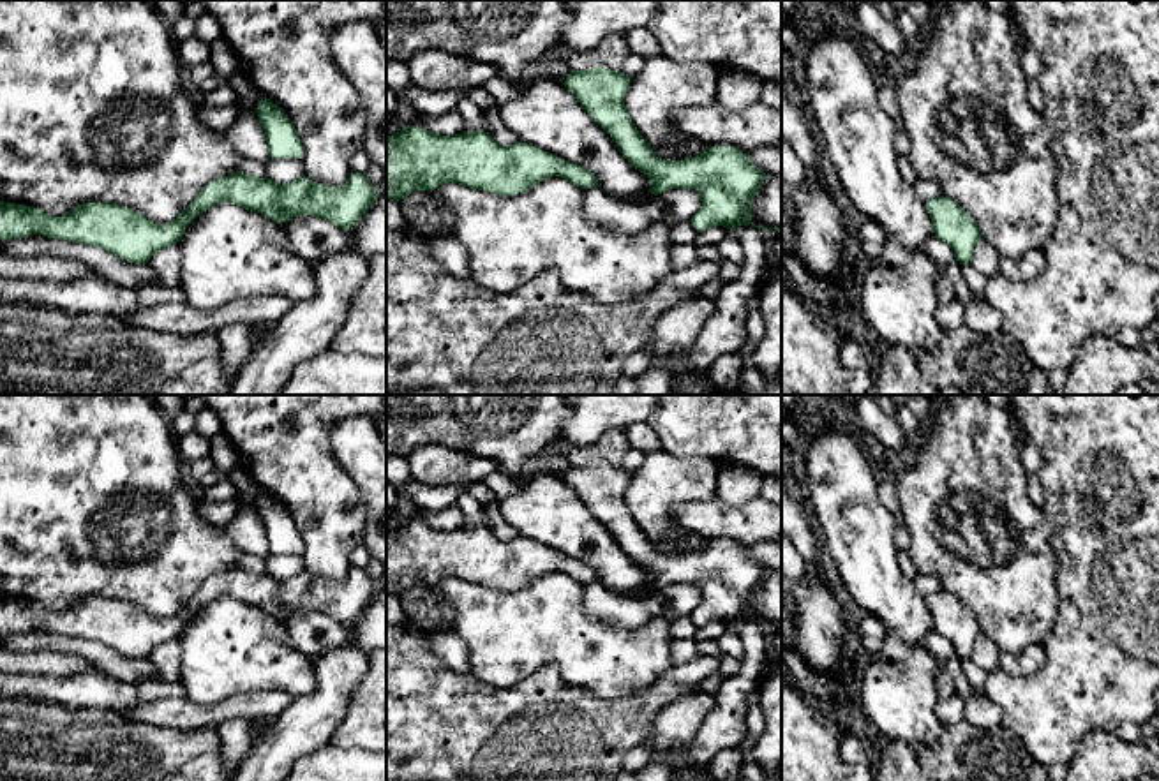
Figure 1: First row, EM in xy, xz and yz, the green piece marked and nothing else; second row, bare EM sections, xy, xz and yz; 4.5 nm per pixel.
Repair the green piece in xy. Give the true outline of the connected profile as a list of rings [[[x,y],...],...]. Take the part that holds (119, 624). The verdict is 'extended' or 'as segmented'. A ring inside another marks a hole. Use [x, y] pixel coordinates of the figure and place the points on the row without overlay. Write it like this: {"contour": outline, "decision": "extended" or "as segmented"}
{"contour": [[[236,566],[210,576],[194,596],[168,619],[157,619],[148,615],[136,605],[122,599],[109,598],[83,598],[62,612],[53,612],[39,603],[0,596],[0,635],[25,633],[30,629],[44,629],[49,633],[67,635],[72,638],[86,638],[101,642],[122,656],[134,659],[146,659],[148,654],[169,642],[176,640],[185,629],[187,621],[208,603],[219,598],[233,598],[245,605],[261,608],[277,619],[282,619],[296,610],[312,610],[328,615],[342,624],[353,624],[360,614],[369,606],[376,596],[376,584],[365,571],[365,568],[351,568],[342,582],[326,582],[314,578],[307,571],[280,580],[273,573],[259,573]]], "decision": "as segmented"}

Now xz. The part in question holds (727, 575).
{"contour": [[[594,462],[594,464],[589,464],[589,465],[570,465],[570,469],[566,471],[566,474],[565,474],[563,480],[577,492],[577,495],[580,497],[580,501],[594,513],[594,517],[612,532],[612,536],[616,538],[616,541],[619,543],[619,547],[623,548],[623,552],[624,552],[635,564],[639,564],[640,568],[644,568],[644,569],[651,575],[651,589],[658,591],[658,589],[662,589],[662,587],[665,587],[665,585],[672,585],[672,584],[695,584],[695,585],[700,587],[702,601],[700,601],[700,605],[690,614],[690,617],[692,617],[692,621],[697,624],[697,628],[702,628],[702,626],[706,626],[706,624],[709,624],[709,622],[713,622],[713,621],[723,621],[723,622],[727,622],[727,624],[732,626],[732,624],[737,622],[737,621],[750,621],[750,619],[755,621],[755,622],[760,622],[762,626],[766,626],[766,624],[774,624],[774,626],[780,628],[780,622],[764,622],[764,621],[757,621],[757,619],[751,617],[751,596],[755,594],[755,591],[757,591],[759,584],[762,582],[762,578],[764,578],[764,575],[766,575],[767,569],[766,569],[764,566],[760,566],[760,564],[746,552],[746,548],[743,548],[741,545],[737,545],[737,543],[734,543],[734,541],[709,541],[706,547],[702,547],[700,550],[695,550],[695,552],[684,552],[684,554],[681,554],[681,555],[660,554],[660,552],[656,552],[656,550],[653,548],[653,541],[644,534],[644,531],[639,527],[639,524],[635,522],[632,511],[630,511],[628,506],[626,506],[624,488],[626,488],[626,485],[628,485],[630,472],[628,472],[624,467],[616,467],[616,465],[607,464],[607,462]]], "decision": "as segmented"}

